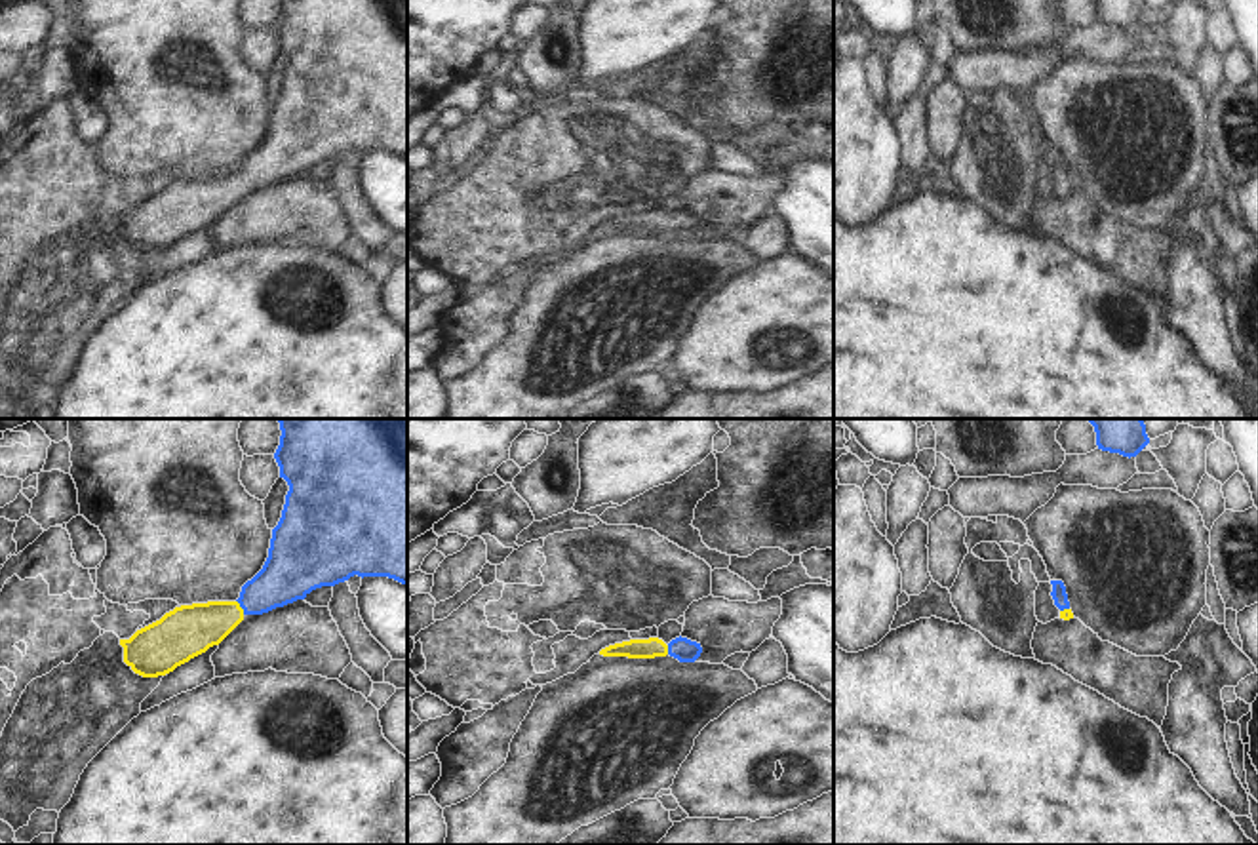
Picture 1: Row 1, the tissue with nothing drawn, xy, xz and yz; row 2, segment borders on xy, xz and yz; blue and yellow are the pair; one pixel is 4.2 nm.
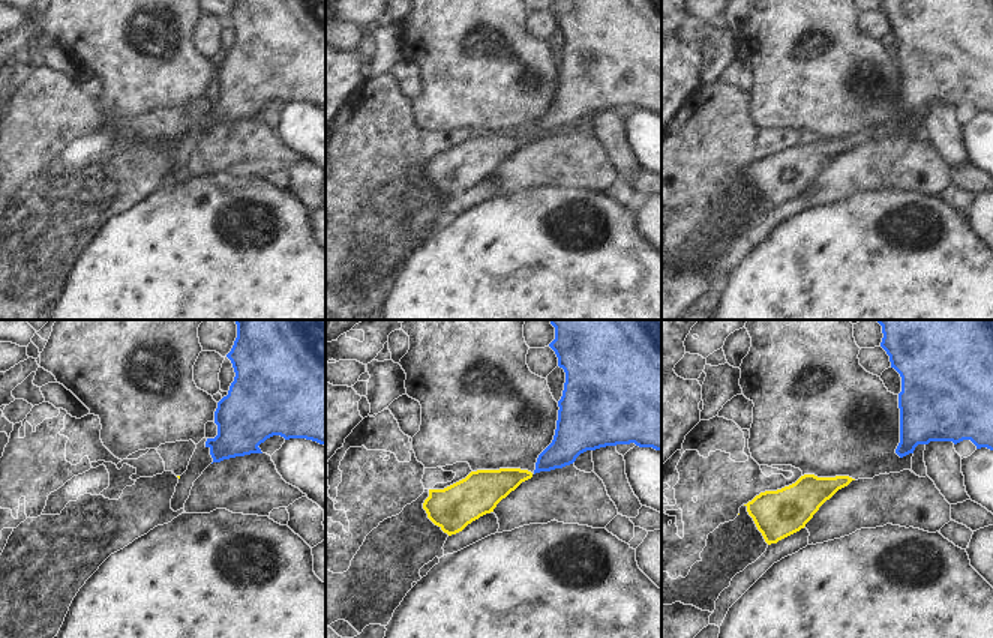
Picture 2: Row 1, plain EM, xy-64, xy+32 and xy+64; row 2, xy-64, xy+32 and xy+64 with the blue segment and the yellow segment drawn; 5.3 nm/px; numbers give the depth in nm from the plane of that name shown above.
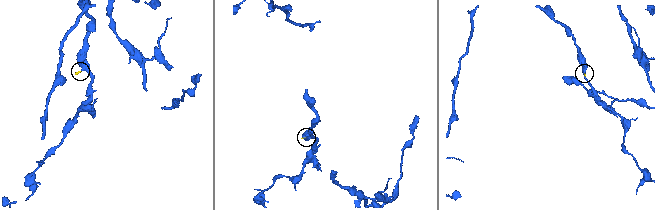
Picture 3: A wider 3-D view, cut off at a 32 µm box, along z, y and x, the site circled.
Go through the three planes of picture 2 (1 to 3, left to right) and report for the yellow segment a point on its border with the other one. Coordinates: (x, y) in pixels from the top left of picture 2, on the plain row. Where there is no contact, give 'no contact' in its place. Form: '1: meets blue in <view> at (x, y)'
1: no contact
2: no contact
3: no contact

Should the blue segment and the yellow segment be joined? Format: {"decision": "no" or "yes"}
{"decision": "yes"}

